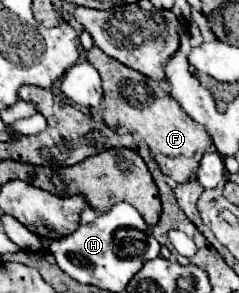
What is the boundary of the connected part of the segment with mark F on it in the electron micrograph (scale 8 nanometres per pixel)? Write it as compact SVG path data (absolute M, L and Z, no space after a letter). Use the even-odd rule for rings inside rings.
M95 46L93 50L85 52L85 58L95 66L103 80L105 96L97 110L100 110L105 124L109 128L125 126L129 132L139 134L149 144L161 172L175 182L187 182L191 176L195 176L203 154L211 148L211 136L207 130L185 114L185 110L163 90L161 82L153 82L151 78L137 74L137 70L123 66Z

